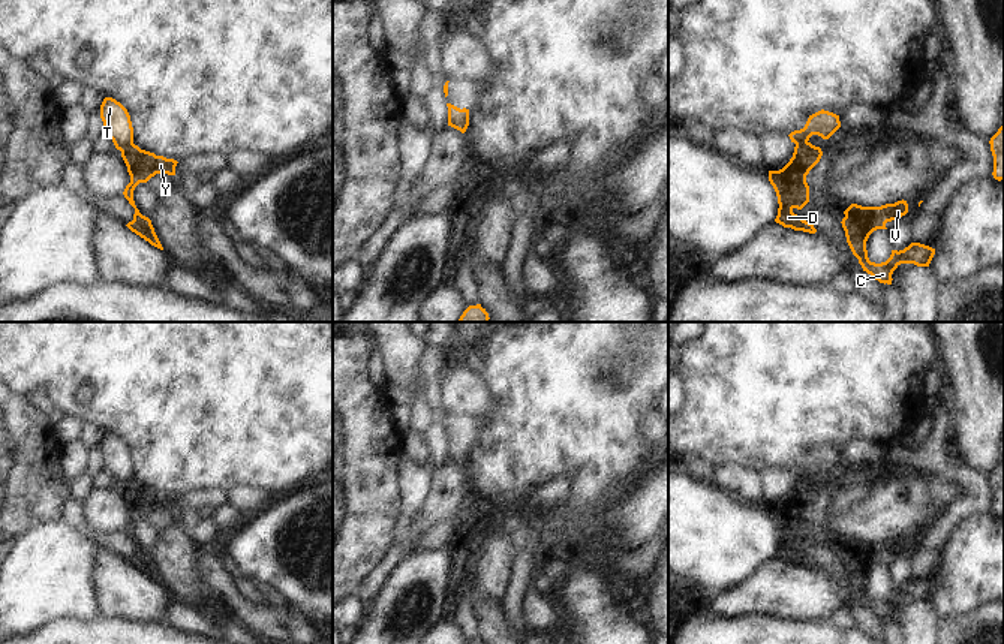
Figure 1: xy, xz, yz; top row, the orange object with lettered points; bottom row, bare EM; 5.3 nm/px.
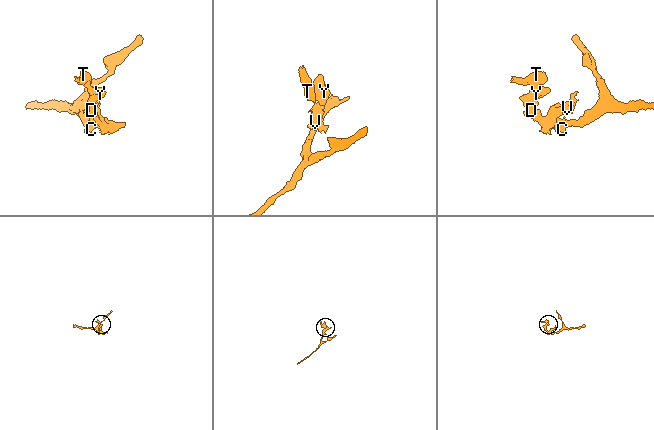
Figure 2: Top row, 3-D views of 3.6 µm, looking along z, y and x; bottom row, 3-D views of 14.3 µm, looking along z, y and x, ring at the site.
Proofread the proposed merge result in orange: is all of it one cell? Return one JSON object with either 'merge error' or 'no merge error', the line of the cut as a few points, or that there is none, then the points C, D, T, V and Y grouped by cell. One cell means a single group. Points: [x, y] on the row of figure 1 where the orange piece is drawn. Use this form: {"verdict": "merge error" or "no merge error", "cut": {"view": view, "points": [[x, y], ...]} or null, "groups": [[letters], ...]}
{"verdict": "merge error", "cut": {"view": "xy", "points": [[132, 141], [120, 150]]}, "groups": [["C", "D", "V", "Y"], ["T"]]}

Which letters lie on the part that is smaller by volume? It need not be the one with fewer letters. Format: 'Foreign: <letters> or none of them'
Foreign: T

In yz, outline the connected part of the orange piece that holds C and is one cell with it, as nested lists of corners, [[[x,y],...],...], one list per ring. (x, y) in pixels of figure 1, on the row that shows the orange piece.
[[[904,199],[881,207],[862,207],[851,204],[844,211],[845,217],[841,223],[845,231],[847,243],[853,255],[859,259],[863,271],[871,274],[880,283],[892,285],[892,274],[901,264],[929,267],[935,255],[935,249],[932,247],[911,243],[904,250],[892,250],[892,255],[886,262],[875,264],[869,261],[866,250],[869,235],[877,229],[887,229],[887,222],[899,220],[907,213],[908,204]]]

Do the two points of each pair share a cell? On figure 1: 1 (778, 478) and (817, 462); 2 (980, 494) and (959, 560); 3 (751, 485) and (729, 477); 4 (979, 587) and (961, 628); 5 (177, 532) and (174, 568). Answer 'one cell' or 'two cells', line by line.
1: one cell
2: two cells
3: one cell
4: two cells
5: one cell

